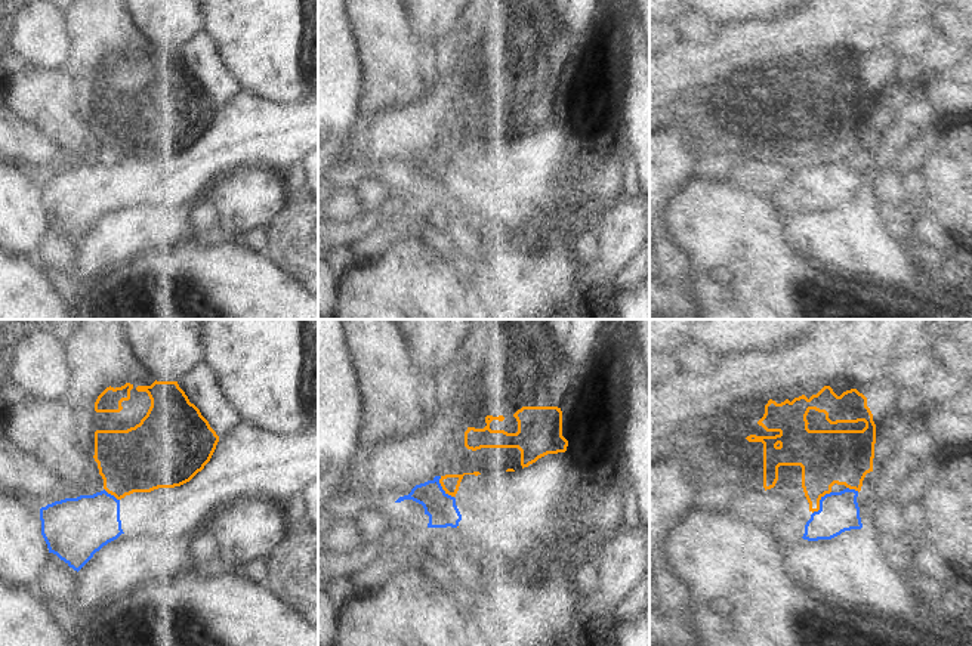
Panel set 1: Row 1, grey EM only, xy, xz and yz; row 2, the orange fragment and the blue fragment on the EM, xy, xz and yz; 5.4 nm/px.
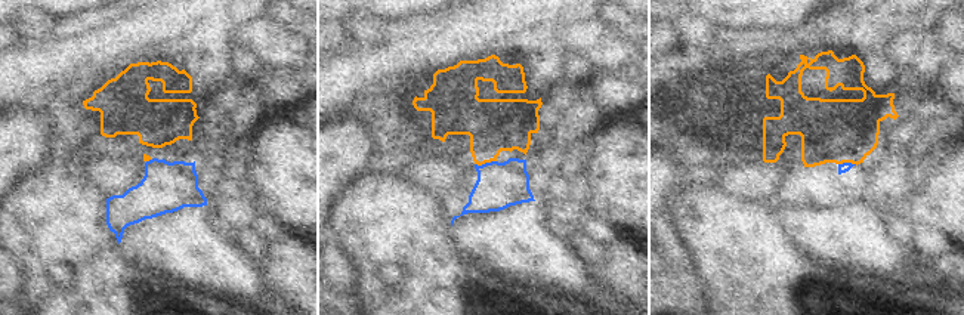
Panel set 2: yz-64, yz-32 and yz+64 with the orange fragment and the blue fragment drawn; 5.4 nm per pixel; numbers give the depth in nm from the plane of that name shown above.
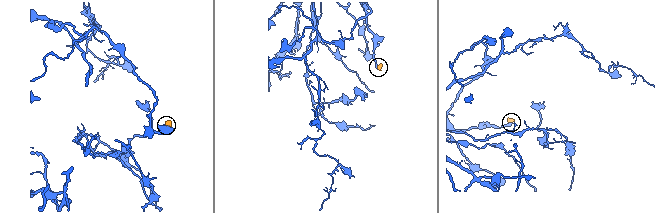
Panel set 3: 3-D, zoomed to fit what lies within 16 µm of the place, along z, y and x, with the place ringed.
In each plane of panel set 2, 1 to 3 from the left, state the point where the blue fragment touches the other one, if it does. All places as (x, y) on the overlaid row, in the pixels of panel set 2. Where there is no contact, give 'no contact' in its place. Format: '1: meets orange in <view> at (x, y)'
1: meets orange in yz-64 at (150, 158)
2: meets orange in yz-32 at (485, 161)
3: meets orange in yz+64 at (847, 161)

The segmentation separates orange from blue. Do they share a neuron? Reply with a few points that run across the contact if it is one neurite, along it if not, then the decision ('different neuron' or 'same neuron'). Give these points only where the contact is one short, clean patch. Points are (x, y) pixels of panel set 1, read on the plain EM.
line yz (830, 160), (820, 169), (820, 176), (812, 182); different neuron

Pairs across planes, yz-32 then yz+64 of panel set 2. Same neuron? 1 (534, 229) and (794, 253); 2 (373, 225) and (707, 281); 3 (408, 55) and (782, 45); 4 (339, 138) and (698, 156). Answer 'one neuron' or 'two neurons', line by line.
1: two neurons
2: one neuron
3: one neuron
4: two neurons

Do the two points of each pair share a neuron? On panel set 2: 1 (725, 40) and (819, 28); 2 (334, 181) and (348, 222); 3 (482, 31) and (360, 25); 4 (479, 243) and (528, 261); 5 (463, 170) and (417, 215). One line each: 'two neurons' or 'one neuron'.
1: one neuron
2: two neurons
3: two neurons
4: one neuron
5: two neurons

